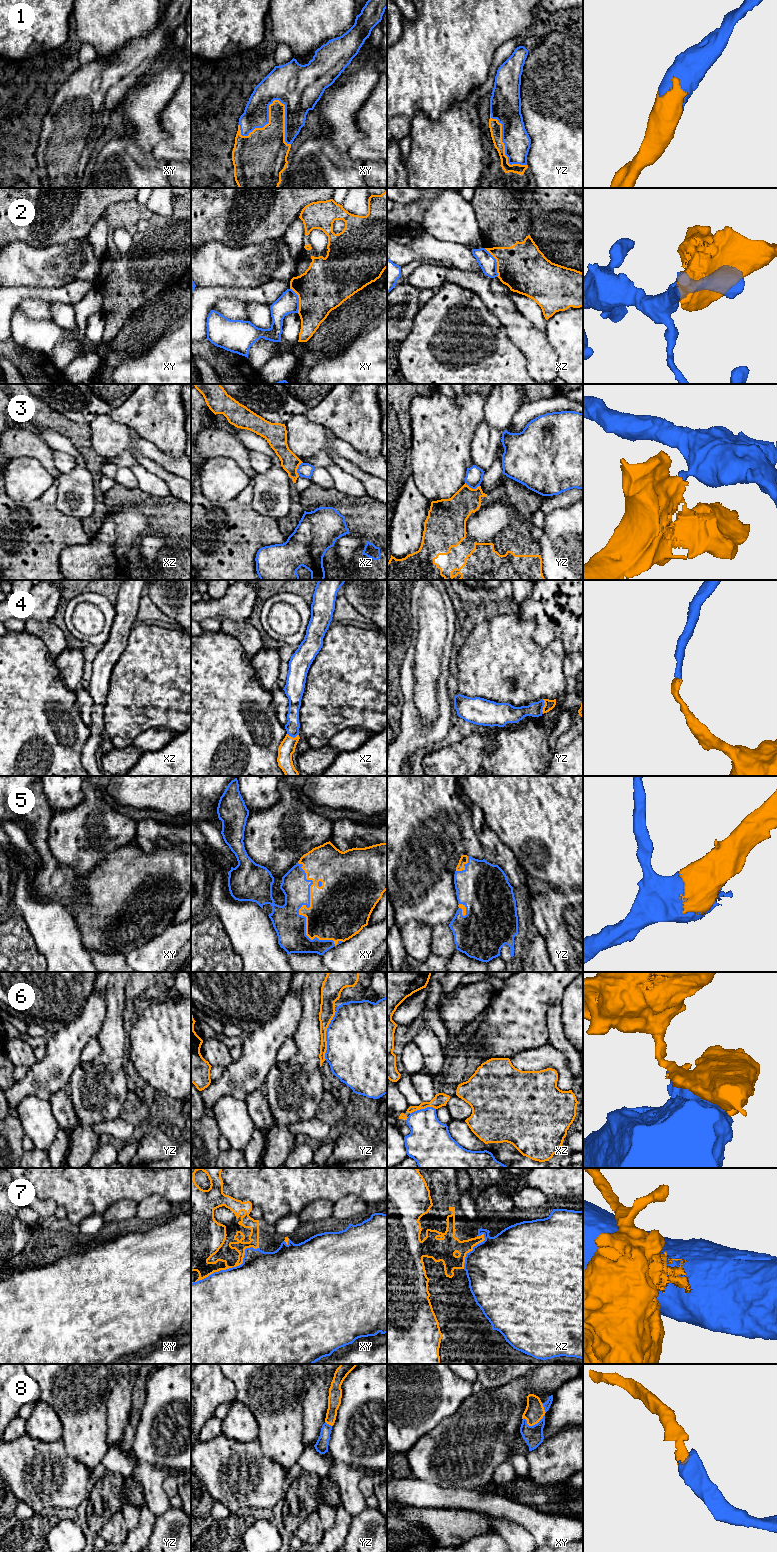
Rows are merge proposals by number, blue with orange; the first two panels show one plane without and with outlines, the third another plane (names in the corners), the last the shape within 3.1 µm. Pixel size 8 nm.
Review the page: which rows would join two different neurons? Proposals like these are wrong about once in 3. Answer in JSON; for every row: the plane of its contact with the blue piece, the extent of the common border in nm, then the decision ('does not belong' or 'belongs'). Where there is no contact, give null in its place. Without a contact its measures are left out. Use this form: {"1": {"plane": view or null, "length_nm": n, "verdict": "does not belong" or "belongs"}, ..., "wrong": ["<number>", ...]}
{"1": {"plane": "xy", "length_nm": 440, "verdict": "belongs"}, "2": {"plane": "xz", "length_nm": 260, "verdict": "does not belong"}, "3": {"plane": "yz", "length_nm": 120, "verdict": "does not belong"}, "4": {"plane": "yz", "length_nm": 120, "verdict": "belongs"}, "5": {"plane": "xy", "length_nm": 750, "verdict": "belongs"}, "6": {"plane": "yz", "length_nm": 400, "verdict": "does not belong"}, "7": {"plane": "xy", "length_nm": 600, "verdict": "does not belong"}, "8": {"plane": "xy", "length_nm": 180, "verdict": "belongs"}, "wrong": ["2", "3", "6", "7"]}

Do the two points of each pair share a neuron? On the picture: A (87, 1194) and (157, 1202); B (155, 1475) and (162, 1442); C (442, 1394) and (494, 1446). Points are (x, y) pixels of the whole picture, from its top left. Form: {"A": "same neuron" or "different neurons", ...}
{"A": "different neurons", "B": "different neurons", "C": "different neurons"}

